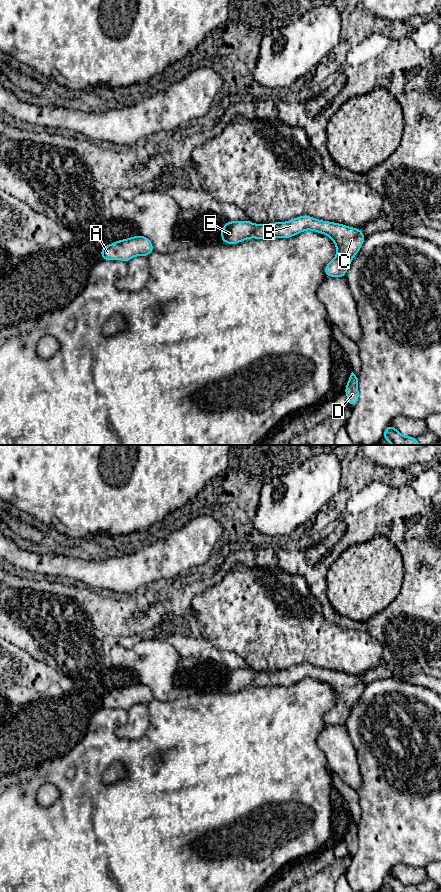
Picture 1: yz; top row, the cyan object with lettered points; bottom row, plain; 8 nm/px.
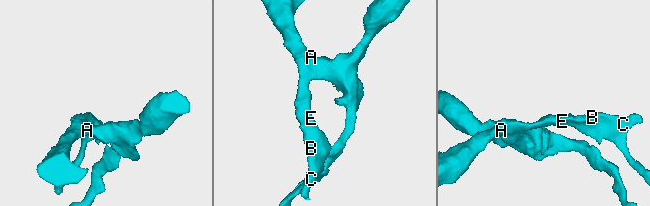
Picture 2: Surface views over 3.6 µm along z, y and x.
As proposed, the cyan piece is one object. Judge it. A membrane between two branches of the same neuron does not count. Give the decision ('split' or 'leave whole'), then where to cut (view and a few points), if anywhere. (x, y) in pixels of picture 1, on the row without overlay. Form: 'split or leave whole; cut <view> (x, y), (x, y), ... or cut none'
leave whole; cut none

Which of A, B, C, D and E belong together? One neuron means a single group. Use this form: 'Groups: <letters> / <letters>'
Groups: A B C D E

